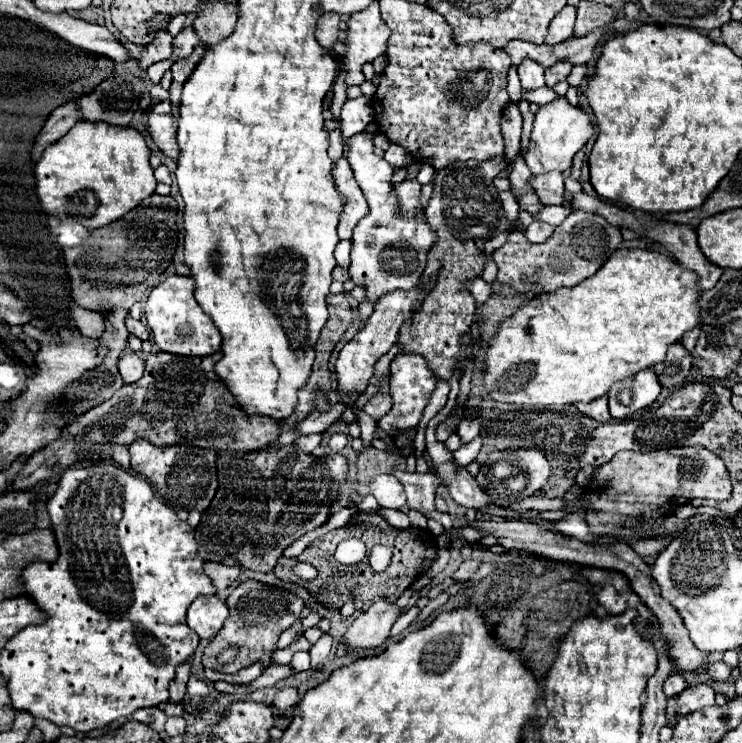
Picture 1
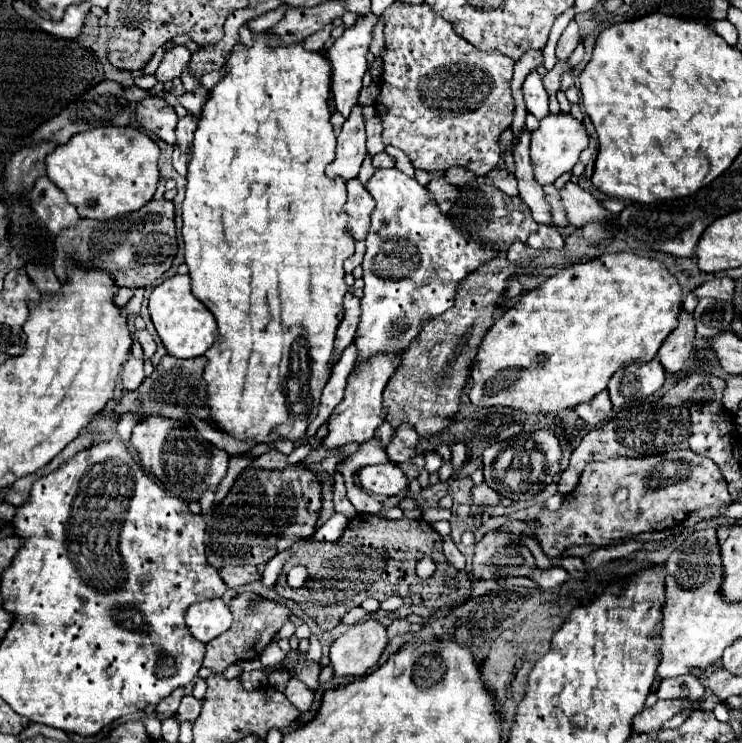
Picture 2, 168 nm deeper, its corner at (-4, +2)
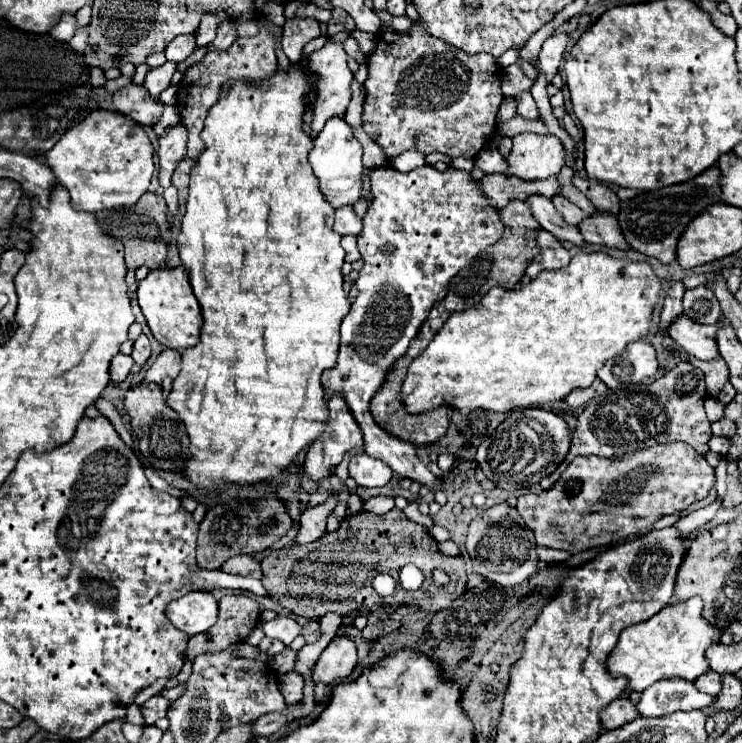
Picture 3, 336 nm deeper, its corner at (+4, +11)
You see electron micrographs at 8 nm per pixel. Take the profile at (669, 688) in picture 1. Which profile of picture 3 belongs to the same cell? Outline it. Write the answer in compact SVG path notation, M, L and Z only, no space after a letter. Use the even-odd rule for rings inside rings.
M666 679L648 687L640 701L638 711L642 717L664 717L674 711L694 711L714 703L716 697L700 693L694 683L684 679Z

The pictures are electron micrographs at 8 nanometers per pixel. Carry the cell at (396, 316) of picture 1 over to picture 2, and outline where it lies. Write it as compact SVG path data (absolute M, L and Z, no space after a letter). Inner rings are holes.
M376 354L372 362L360 362L360 366L354 366L354 370L348 376L346 390L342 402L334 408L330 420L328 420L328 436L324 438L326 448L336 448L348 442L366 442L374 436L376 428L384 420L384 404L382 404L382 390L396 370L402 354Z

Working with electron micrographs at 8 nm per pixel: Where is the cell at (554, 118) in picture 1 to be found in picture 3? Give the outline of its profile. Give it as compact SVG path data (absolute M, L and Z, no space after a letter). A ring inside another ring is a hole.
M520 133L512 137L512 149L506 159L508 169L504 175L508 177L518 177L524 181L534 181L534 179L546 179L550 175L560 173L564 167L564 147L556 135L536 135L536 133Z

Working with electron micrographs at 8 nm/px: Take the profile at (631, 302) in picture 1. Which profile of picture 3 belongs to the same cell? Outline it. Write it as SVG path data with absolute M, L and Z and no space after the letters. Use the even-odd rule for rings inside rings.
M578 253L576 257L572 257L572 261L570 261L568 267L558 269L558 271L542 271L528 285L520 285L516 289L494 287L472 309L460 311L460 313L454 313L452 317L448 317L448 321L436 333L434 341L410 363L408 375L404 379L404 383L402 383L402 403L404 403L404 407L406 407L406 411L410 415L428 413L432 409L442 407L444 403L448 407L460 411L460 413L470 413L474 409L508 413L508 411L518 409L518 407L538 407L538 405L544 405L544 403L554 403L558 399L564 399L576 387L590 387L592 381L596 379L596 371L608 359L620 355L624 351L624 345L628 345L630 341L636 341L636 339L644 339L646 337L648 327L650 327L650 319L652 319L652 309L654 309L654 303L658 301L658 291L660 291L660 281L654 275L654 271L650 269L648 263L622 261L622 259L614 259L614 257L606 255L606 253L590 253L590 255L588 253Z

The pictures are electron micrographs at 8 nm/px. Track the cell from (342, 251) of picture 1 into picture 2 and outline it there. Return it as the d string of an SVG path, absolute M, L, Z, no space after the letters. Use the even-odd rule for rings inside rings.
M356 242L356 252L344 262L344 270L346 272L352 272L356 266L360 266L362 256L364 256L364 242Z

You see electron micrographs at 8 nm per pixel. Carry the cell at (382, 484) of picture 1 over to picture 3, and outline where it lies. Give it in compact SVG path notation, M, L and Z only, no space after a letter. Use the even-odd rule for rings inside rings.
M366 453L352 457L348 473L360 487L382 487L392 479L392 469L388 469L388 465L384 465L382 461L368 457Z

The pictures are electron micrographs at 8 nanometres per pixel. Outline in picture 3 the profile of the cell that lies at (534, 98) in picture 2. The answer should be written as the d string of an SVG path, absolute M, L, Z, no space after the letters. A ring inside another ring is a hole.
M522 91L516 95L516 113L524 119L538 119L538 107L536 107L530 91Z

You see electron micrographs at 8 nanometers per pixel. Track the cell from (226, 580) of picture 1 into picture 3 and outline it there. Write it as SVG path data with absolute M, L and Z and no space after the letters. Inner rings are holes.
M238 555L238 557L230 557L222 571L232 573L232 575L244 575L244 577L254 577L254 579L262 579L262 569L260 563L252 557L252 555Z

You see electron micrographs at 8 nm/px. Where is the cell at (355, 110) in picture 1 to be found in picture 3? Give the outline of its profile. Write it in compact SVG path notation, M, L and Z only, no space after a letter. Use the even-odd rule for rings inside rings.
M330 119L318 133L310 151L310 165L318 177L324 199L334 209L340 205L356 205L356 201L362 197L362 147L352 135L352 127L344 119Z

